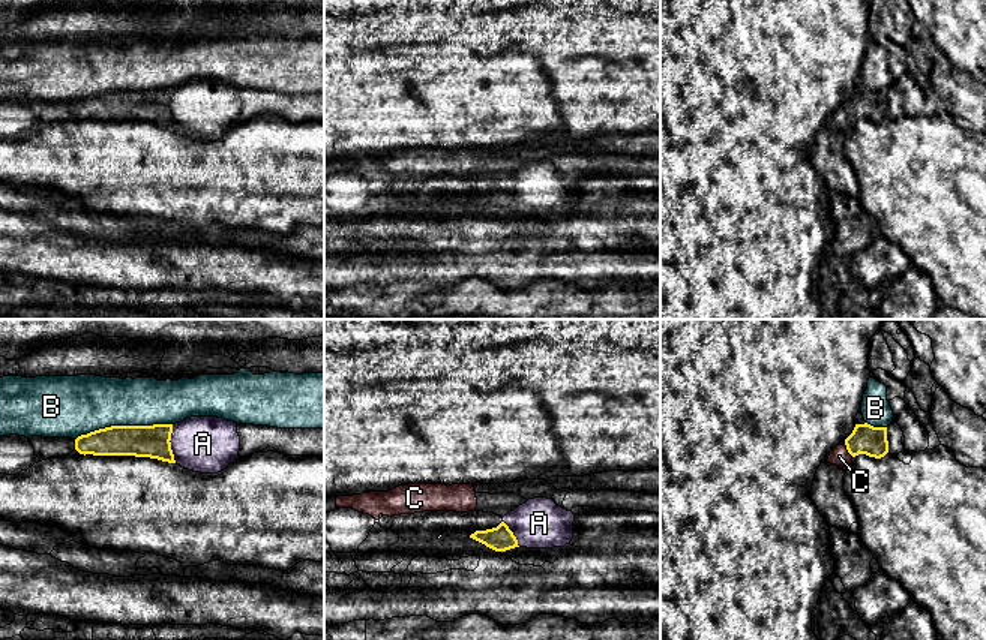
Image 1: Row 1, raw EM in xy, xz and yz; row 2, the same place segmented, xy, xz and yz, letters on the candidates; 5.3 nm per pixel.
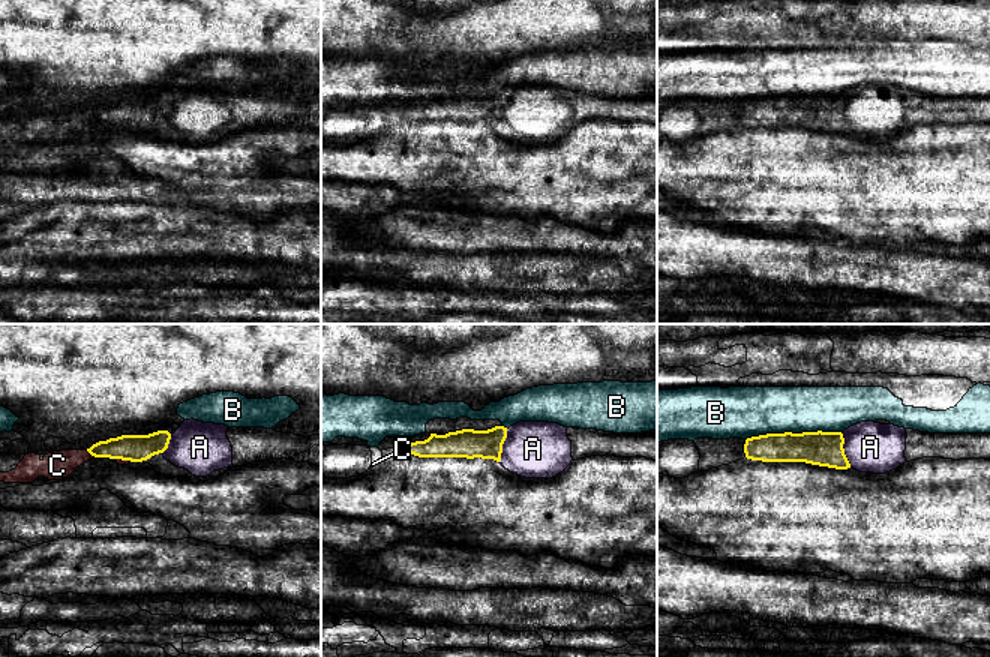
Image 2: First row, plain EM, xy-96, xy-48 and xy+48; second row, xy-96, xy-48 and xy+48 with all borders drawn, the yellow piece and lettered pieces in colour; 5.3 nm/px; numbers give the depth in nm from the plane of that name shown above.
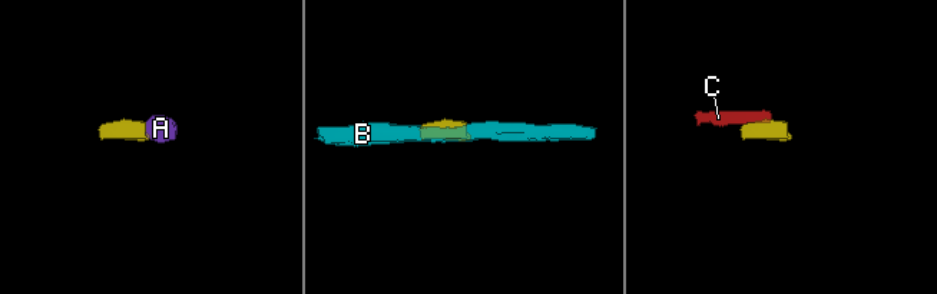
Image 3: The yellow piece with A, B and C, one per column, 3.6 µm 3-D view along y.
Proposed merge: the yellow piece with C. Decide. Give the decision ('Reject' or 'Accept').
Accept

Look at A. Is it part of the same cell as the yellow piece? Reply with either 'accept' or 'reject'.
accept

